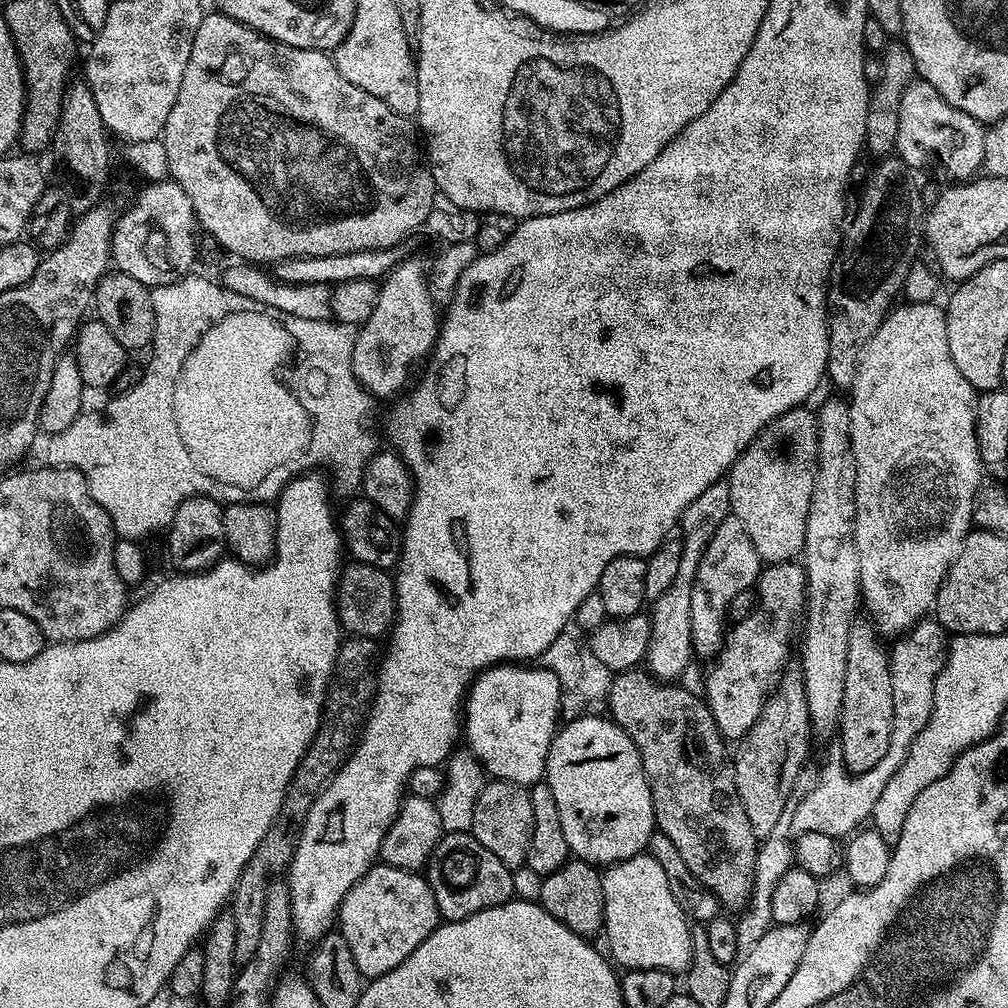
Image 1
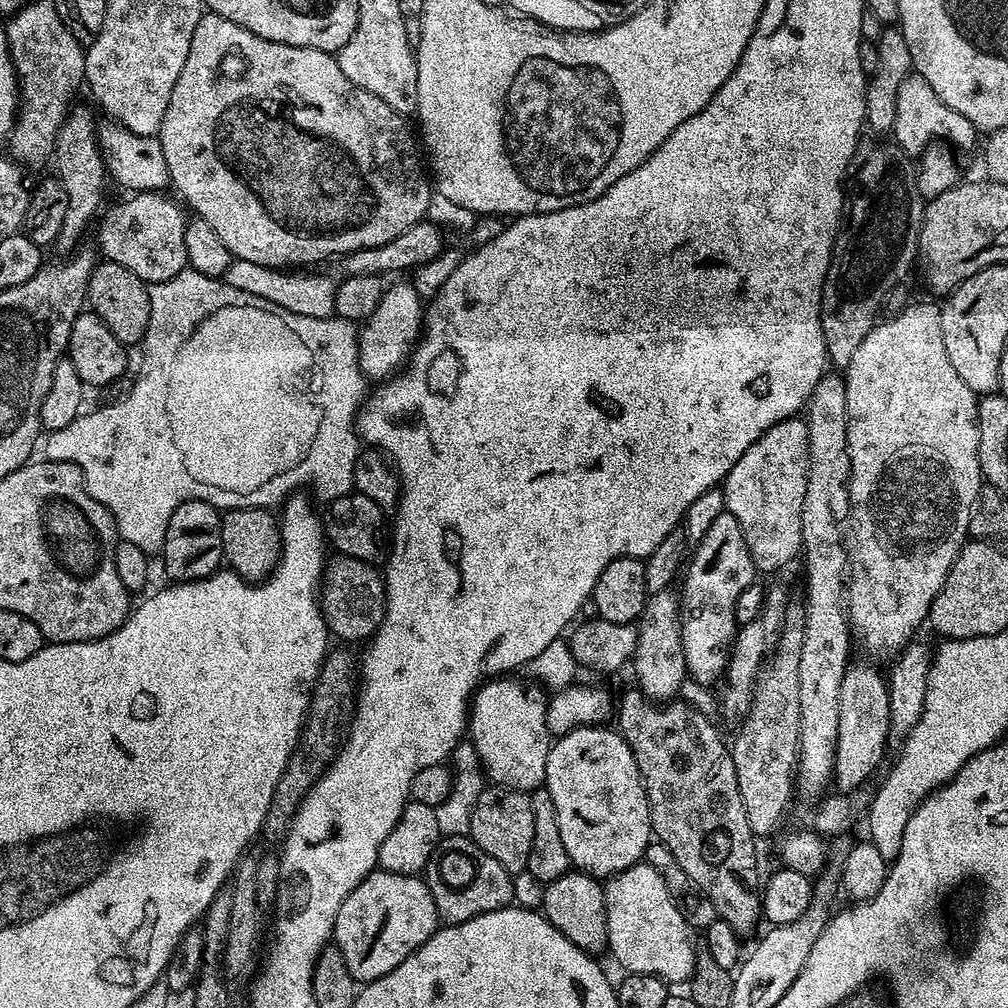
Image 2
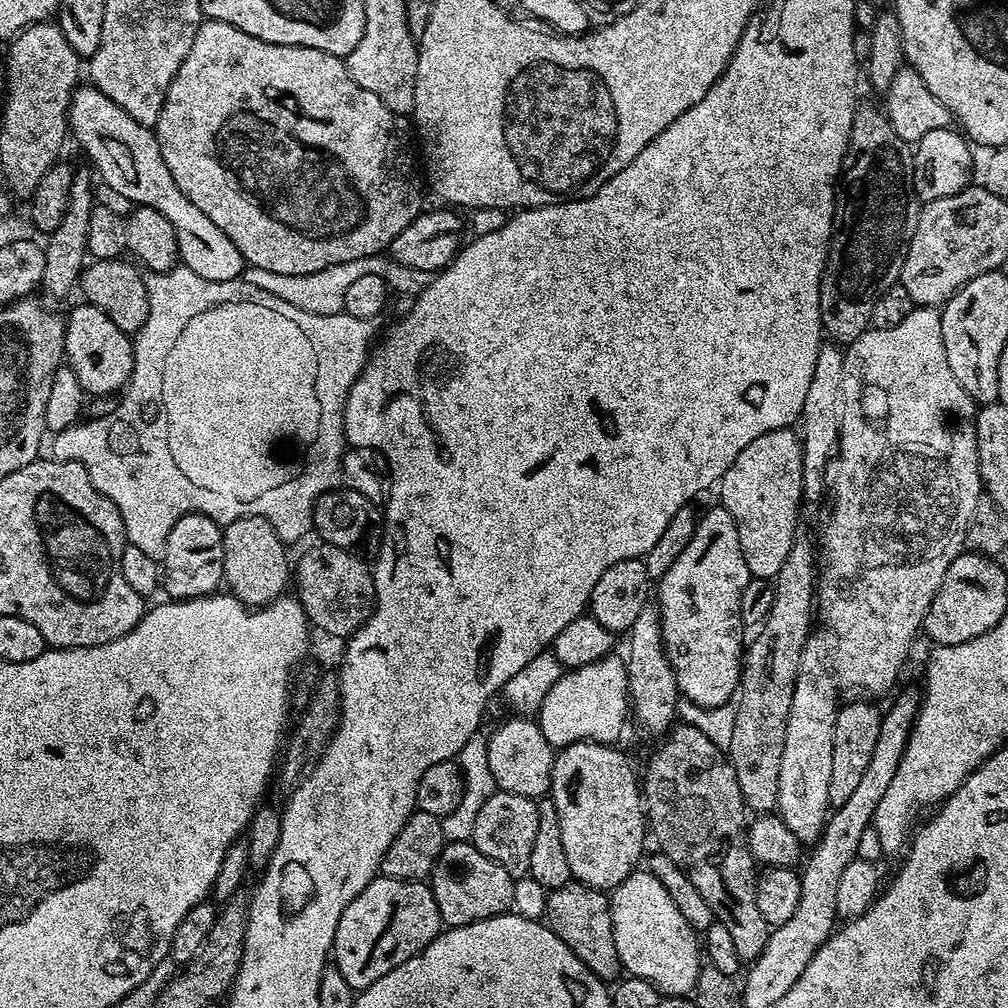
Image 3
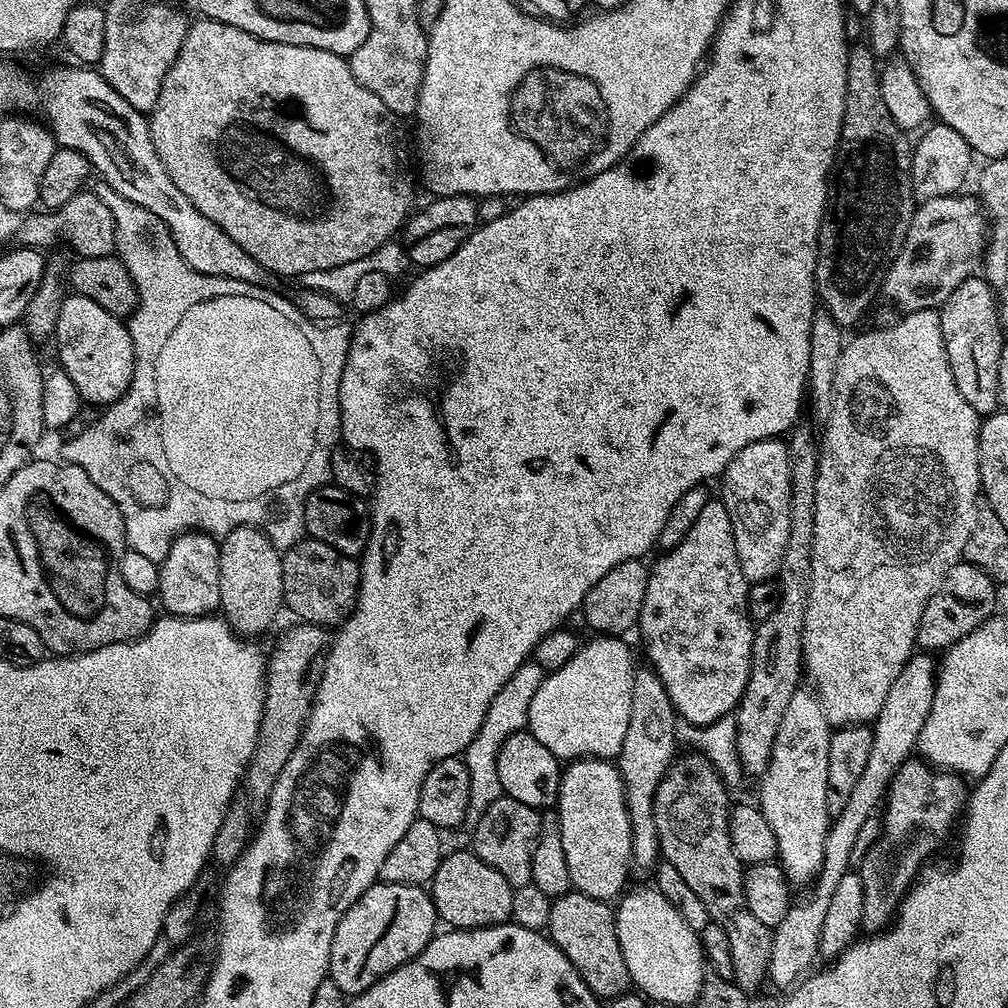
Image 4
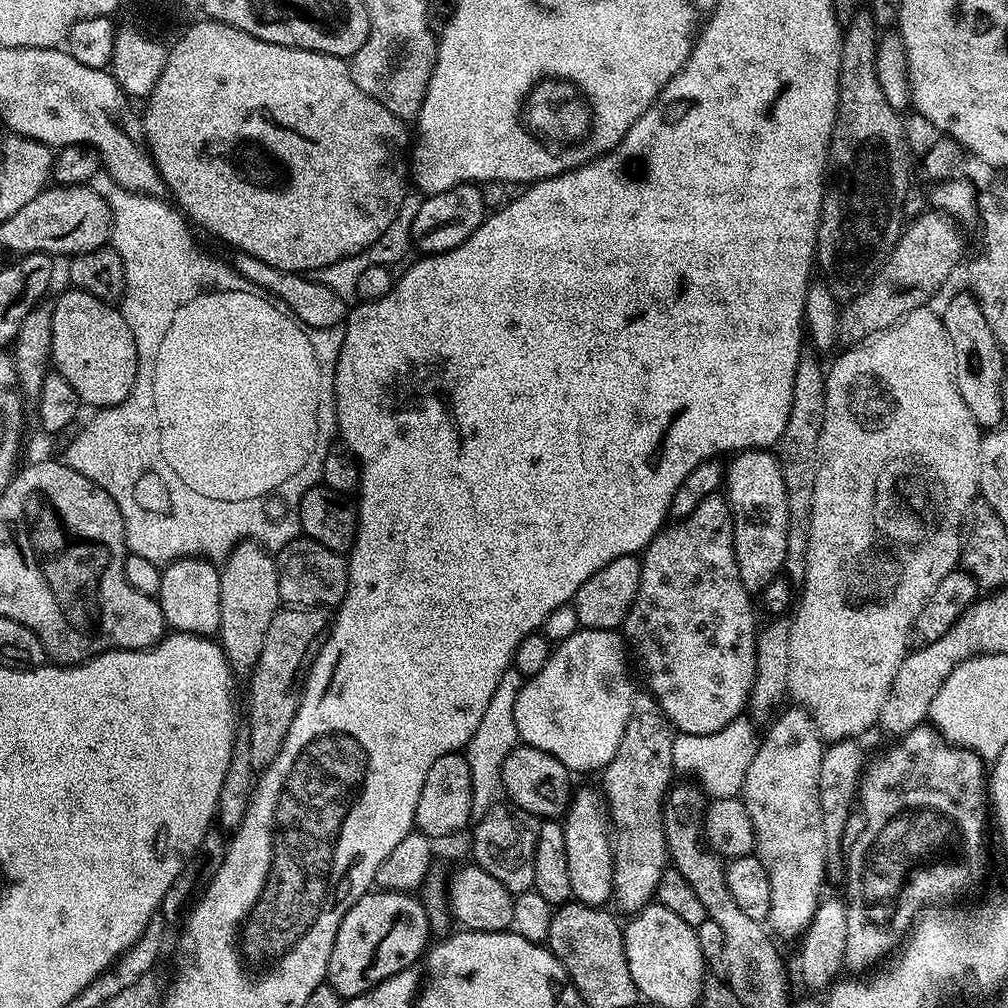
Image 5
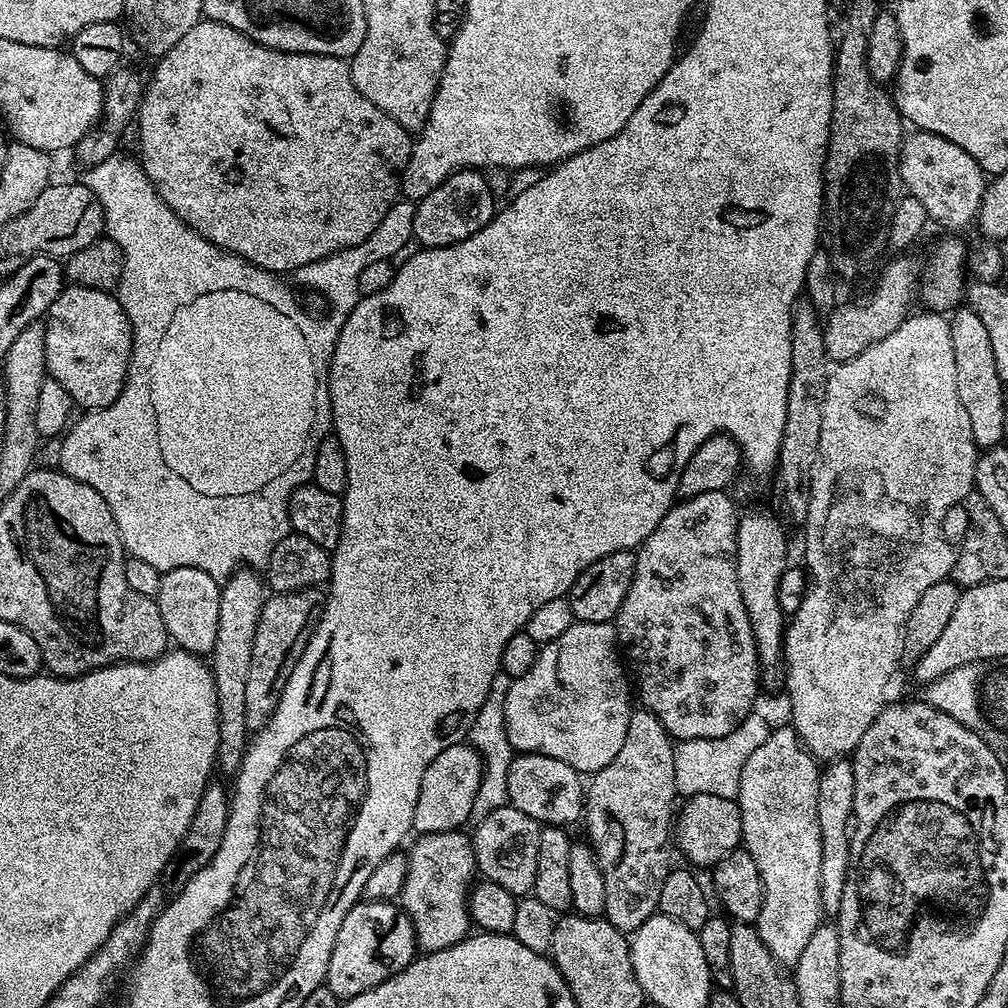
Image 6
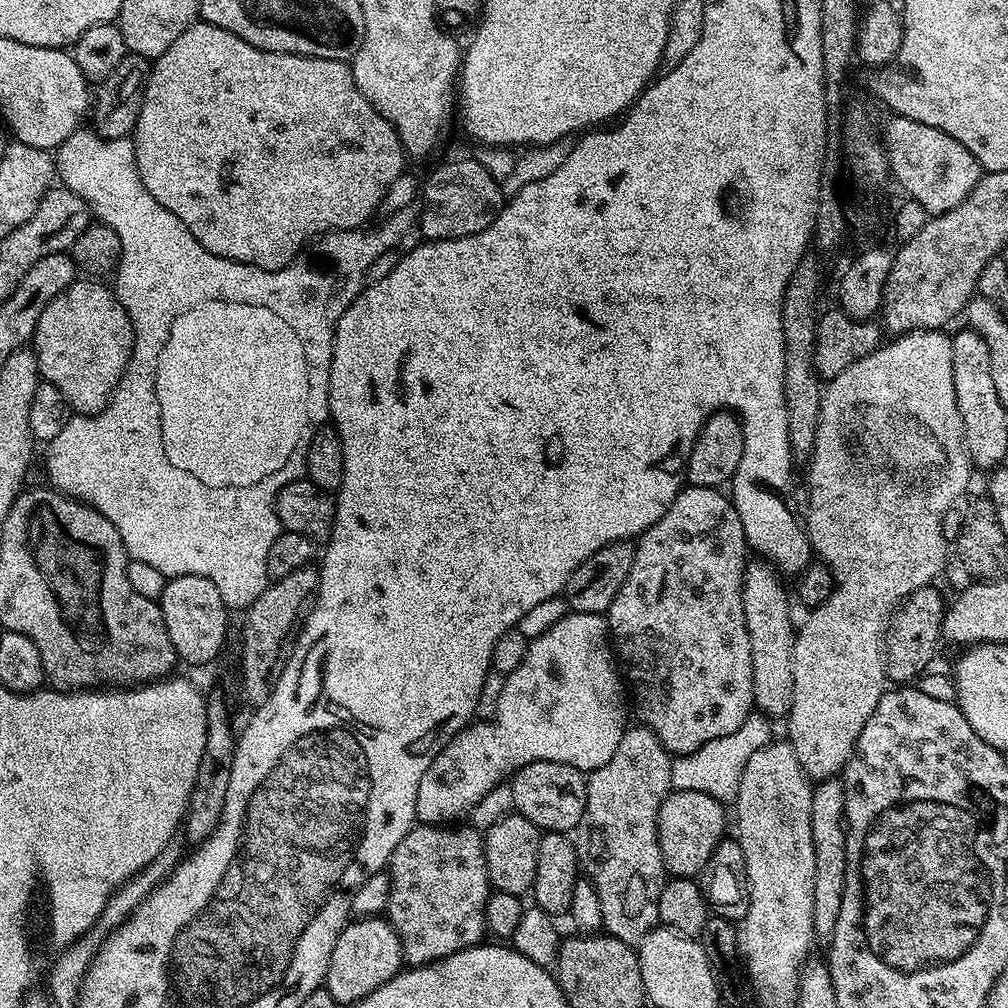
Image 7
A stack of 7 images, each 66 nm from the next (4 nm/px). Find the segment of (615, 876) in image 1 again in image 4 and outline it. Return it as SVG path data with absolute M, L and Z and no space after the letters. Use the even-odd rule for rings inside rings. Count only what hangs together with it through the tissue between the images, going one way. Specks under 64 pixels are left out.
M654 886L625 891L614 911L622 958L626 958L633 985L652 1002L695 1005L706 975L706 961L698 933L686 926L682 914Z

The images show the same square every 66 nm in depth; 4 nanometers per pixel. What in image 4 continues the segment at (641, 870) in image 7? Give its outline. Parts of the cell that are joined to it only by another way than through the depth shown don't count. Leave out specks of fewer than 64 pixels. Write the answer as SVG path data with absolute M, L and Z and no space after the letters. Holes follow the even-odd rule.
M637 667L633 671L634 686L630 698L630 726L618 757L620 777L624 783L624 797L632 823L632 863L637 869L655 869L660 856L660 843L654 826L654 794L667 774L668 767L677 759L678 741L675 726L678 721L676 708L666 694L662 678L651 667Z

